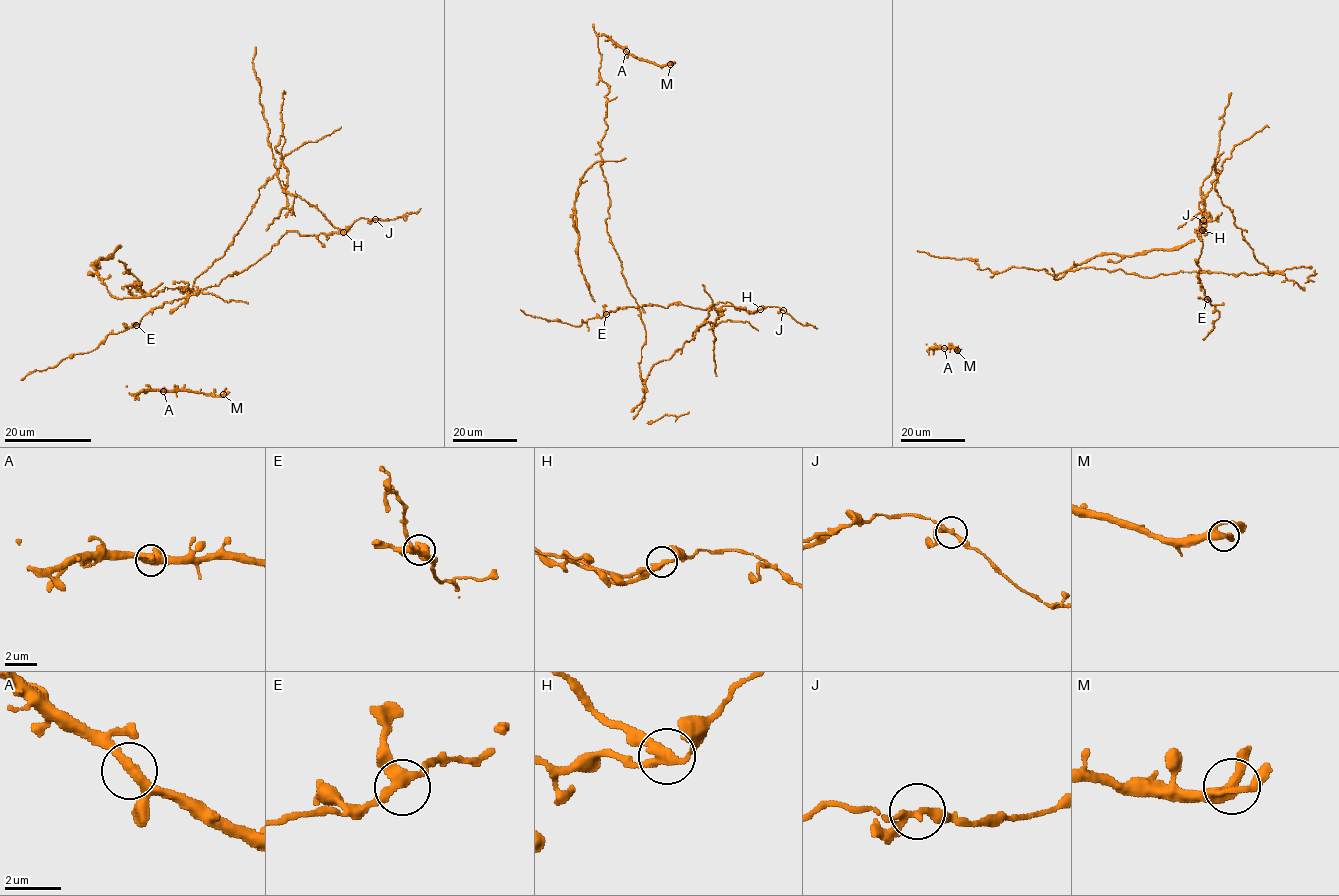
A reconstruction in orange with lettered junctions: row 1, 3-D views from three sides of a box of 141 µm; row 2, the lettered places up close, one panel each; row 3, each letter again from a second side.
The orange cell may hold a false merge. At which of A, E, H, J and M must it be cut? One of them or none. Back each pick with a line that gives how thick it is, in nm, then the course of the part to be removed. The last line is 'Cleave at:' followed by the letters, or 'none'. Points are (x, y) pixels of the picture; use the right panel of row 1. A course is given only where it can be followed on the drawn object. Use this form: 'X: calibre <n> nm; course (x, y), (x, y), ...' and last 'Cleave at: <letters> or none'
H: calibre 300 nm; course (1201, 230), (1199, 203), (1216, 179), (1273, 273), (1090, 267), (1054, 278), (1098, 255), (1194, 239)
Cleave at: H

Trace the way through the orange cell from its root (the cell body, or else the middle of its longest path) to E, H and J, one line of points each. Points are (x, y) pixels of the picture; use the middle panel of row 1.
E: (656, 363), (699, 326), (713, 324), (722, 306), (757, 309), (719, 302), (706, 309), (648, 304), (606, 314)
H: (656, 363), (668, 360), (699, 326), (713, 324), (722, 306), (751, 313), (760, 308)
J: (656, 363), (668, 360), (699, 326), (713, 324), (722, 306), (751, 313), (768, 306), (783, 310)

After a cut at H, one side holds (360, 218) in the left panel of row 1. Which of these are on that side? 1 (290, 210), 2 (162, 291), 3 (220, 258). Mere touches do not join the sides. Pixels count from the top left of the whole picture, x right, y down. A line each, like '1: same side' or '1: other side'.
1: other side
2: other side
3: other side

